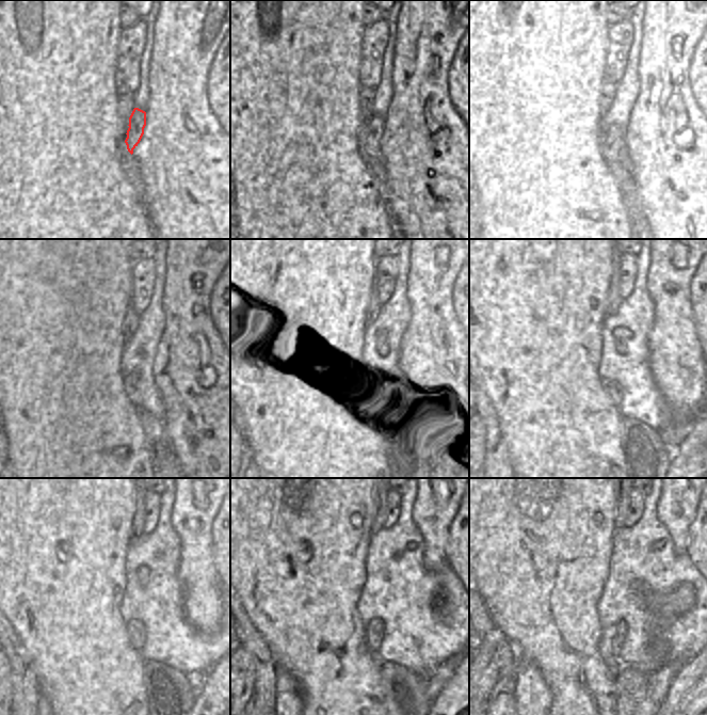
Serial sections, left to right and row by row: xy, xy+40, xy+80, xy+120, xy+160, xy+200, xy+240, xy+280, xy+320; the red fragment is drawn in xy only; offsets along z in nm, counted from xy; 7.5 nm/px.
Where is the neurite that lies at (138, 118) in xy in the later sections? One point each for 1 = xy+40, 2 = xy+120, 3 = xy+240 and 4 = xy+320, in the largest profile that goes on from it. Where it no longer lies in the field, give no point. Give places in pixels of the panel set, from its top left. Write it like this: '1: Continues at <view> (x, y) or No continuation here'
1: Continues at xy+40 (375, 124)
2: Continues at xy+120 (130, 382)
3: Continues at xy+240 (135, 629)
4: Continues at xy+320 (612, 636).

